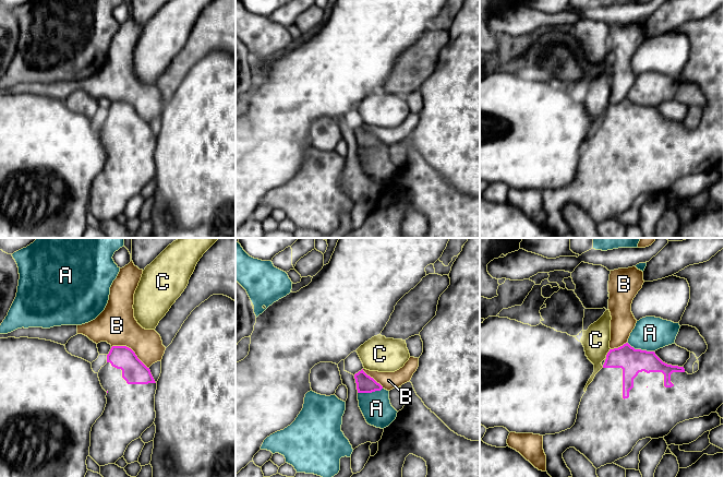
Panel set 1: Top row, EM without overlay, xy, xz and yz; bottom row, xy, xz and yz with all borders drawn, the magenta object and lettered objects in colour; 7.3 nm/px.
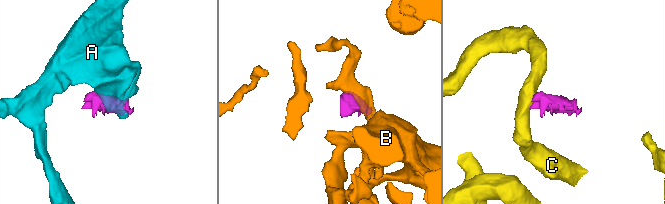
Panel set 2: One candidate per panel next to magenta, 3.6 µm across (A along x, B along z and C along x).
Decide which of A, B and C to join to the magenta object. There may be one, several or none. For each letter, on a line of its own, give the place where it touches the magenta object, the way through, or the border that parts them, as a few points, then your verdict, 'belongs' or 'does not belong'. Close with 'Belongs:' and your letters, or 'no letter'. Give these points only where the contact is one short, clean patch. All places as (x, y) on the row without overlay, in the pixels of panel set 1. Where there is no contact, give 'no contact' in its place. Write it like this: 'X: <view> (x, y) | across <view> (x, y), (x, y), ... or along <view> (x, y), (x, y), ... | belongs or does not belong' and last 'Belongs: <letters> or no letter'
A: yz (640, 105) | along yz (627, 97), (635, 104), (653, 107) | does not belong
B: xy (131, 105) | along xy (111, 102), (128, 102), (148, 123) | does not belong
C: yz (607, 109) | along yz (610, 104), (605, 115) | does not belong
Belongs: no letter

